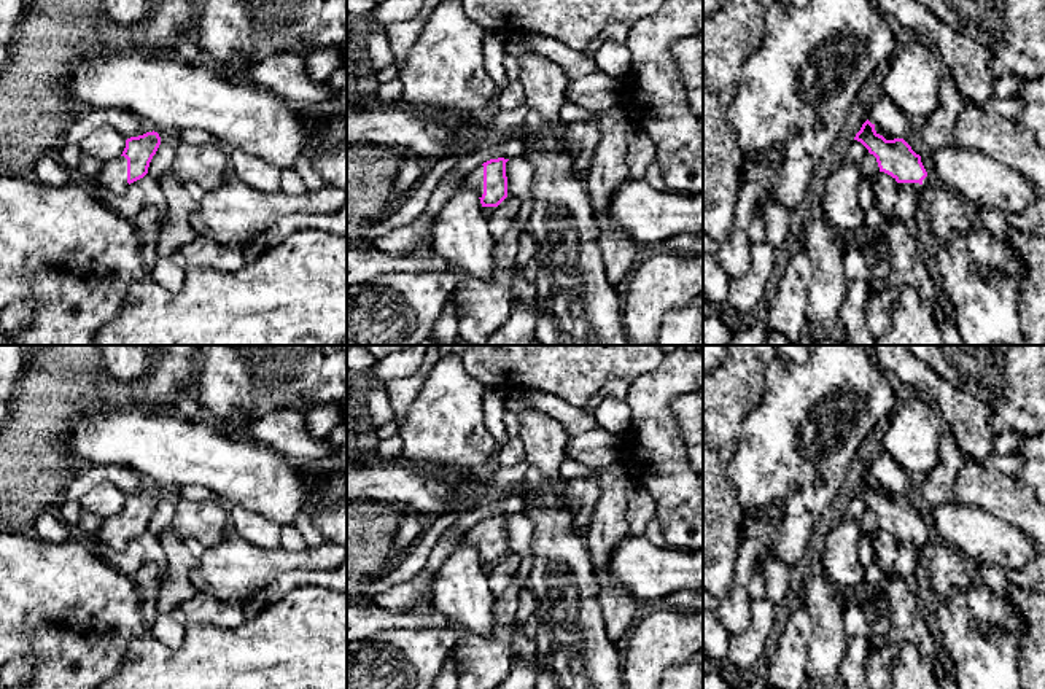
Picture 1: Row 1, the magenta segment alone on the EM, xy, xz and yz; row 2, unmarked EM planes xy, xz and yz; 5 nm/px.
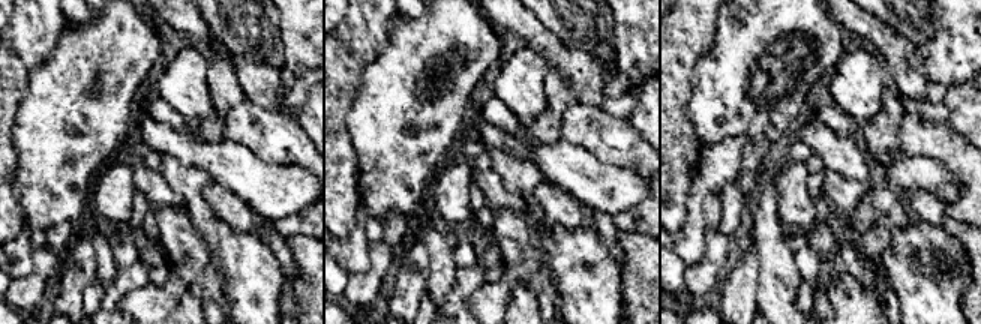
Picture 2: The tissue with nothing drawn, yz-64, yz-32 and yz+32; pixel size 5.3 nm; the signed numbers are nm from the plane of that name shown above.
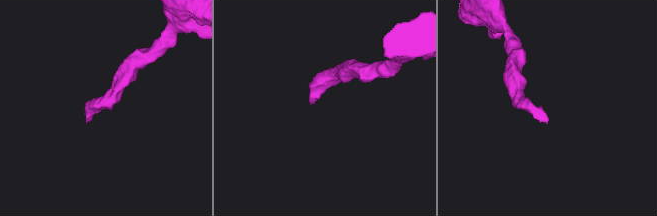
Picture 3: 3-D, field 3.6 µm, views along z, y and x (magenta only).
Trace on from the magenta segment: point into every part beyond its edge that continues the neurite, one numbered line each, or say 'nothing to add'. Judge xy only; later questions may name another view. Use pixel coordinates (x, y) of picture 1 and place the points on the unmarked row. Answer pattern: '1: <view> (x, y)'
1: xy (113, 532)

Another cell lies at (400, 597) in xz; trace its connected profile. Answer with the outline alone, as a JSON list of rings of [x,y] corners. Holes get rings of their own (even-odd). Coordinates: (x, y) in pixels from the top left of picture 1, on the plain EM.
[[[511,493],[485,506],[472,508],[464,512],[453,525],[450,525],[429,552],[429,559],[423,570],[412,579],[391,586],[385,592],[375,595],[372,603],[390,611],[406,611],[423,595],[425,589],[433,584],[437,570],[444,565],[453,551],[455,541],[480,520],[490,516],[511,516],[526,508],[523,493]]]

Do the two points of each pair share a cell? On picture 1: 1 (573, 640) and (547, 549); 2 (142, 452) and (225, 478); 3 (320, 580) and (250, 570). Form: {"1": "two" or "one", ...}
{"1": "one", "2": "one", "3": "two"}

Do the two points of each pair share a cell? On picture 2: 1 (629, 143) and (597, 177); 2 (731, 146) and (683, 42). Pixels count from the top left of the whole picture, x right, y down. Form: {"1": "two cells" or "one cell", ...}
{"1": "two cells", "2": "two cells"}

